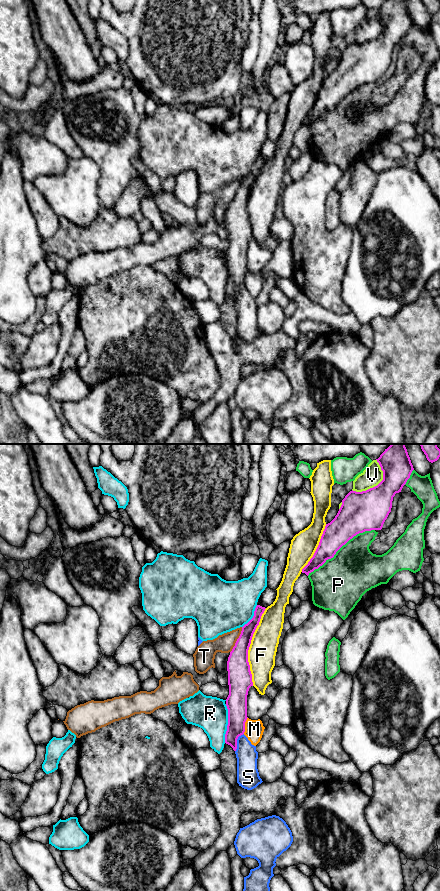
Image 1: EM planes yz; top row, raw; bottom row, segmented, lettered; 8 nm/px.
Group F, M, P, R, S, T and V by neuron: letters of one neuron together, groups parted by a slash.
F / M / P / R / S / T / V

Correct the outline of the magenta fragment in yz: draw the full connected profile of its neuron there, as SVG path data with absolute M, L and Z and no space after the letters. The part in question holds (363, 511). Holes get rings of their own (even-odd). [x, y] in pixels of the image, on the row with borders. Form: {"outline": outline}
{"outline": "M391 444L377 460L383 471L383 480L375 487L366 491L350 491L342 500L342 505L335 518L326 524L319 545L308 564L302 569L307 576L322 566L328 559L350 539L359 533L371 530L381 530L392 508L393 497L401 492L403 486L414 470L408 455L406 444Z"}

